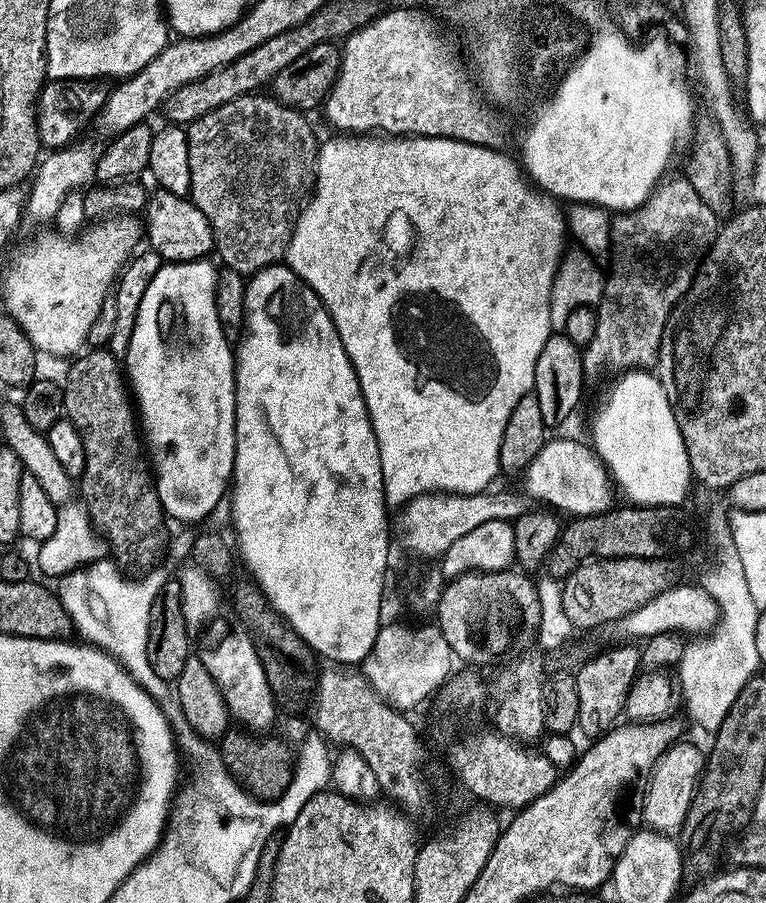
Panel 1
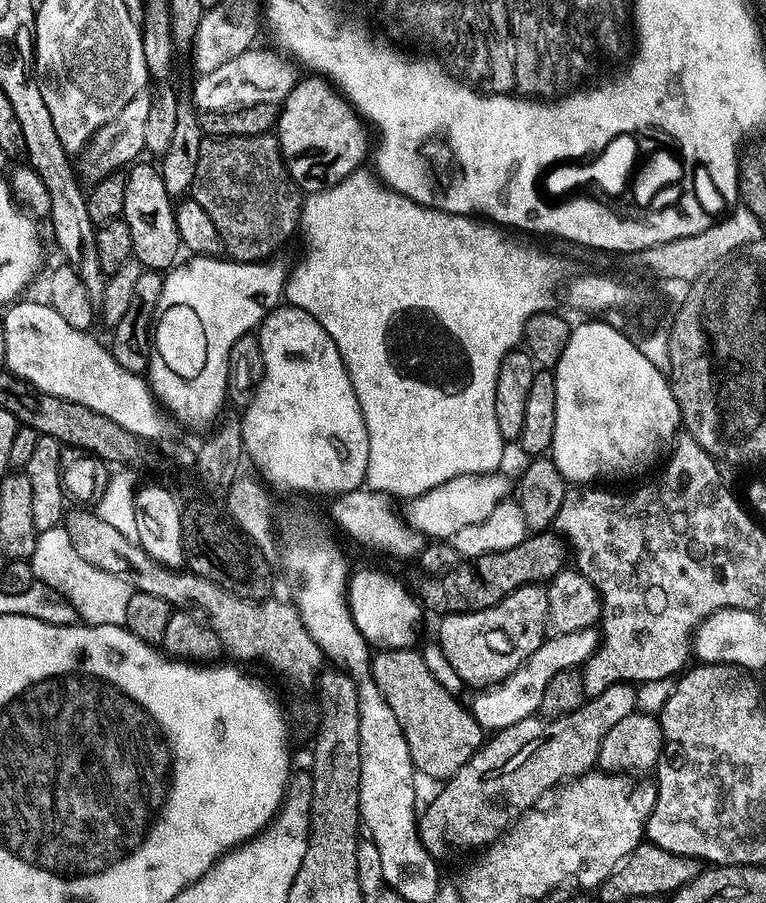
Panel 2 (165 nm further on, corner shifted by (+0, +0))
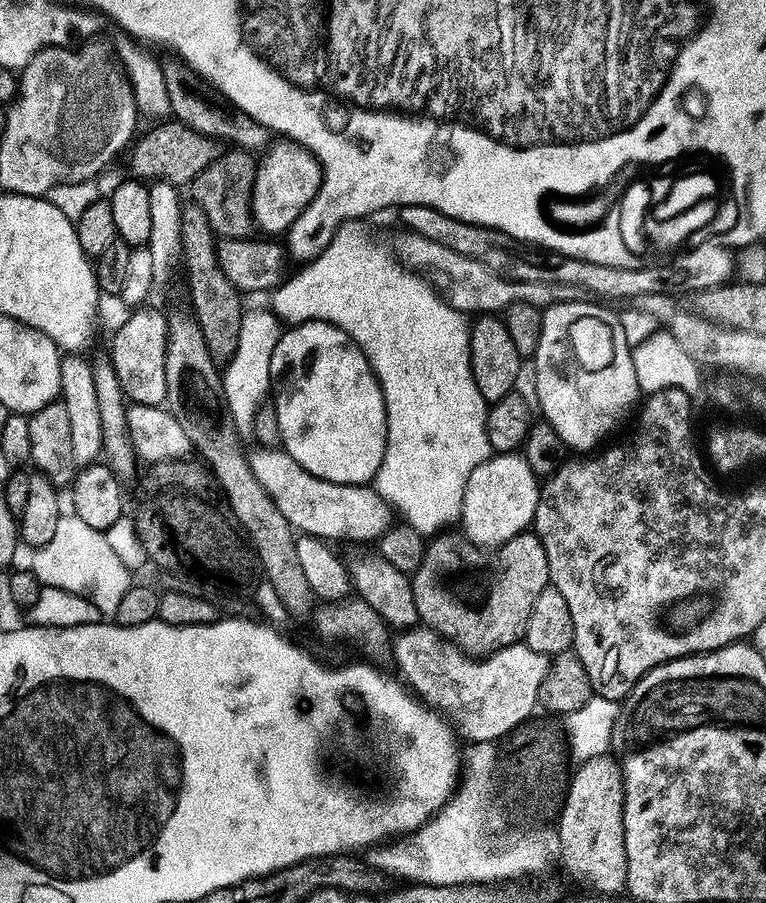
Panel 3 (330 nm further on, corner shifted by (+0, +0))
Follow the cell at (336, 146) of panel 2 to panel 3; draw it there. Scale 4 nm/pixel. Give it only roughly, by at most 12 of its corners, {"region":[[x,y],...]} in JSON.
{"region":[[287,138],[259,157],[252,219],[287,233],[324,180],[315,154]]}

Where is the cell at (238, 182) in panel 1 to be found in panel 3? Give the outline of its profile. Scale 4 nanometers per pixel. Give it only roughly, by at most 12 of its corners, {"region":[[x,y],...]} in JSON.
{"region":[[230,150],[189,185],[195,207],[221,239],[254,228],[256,169]]}

